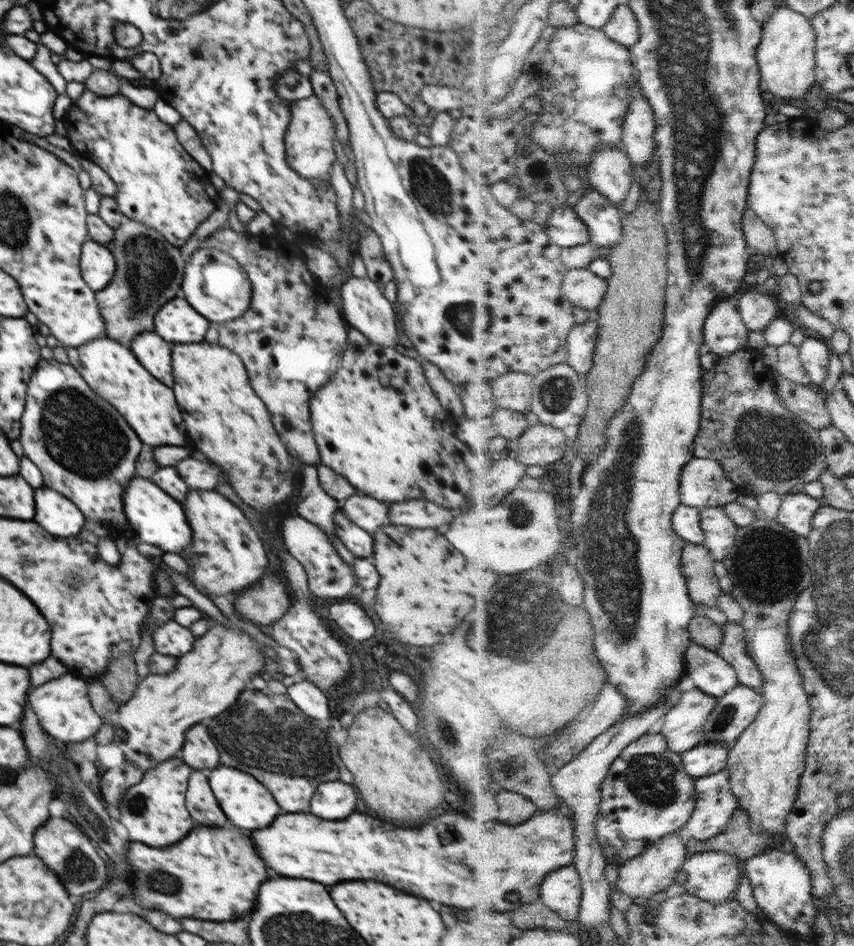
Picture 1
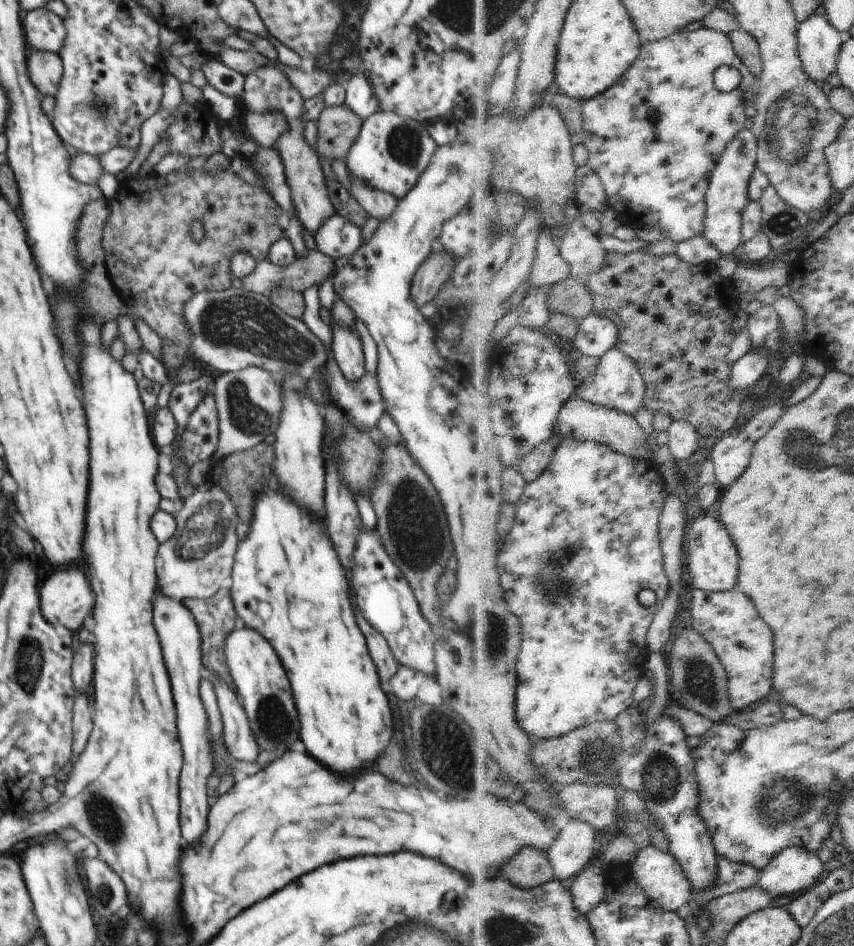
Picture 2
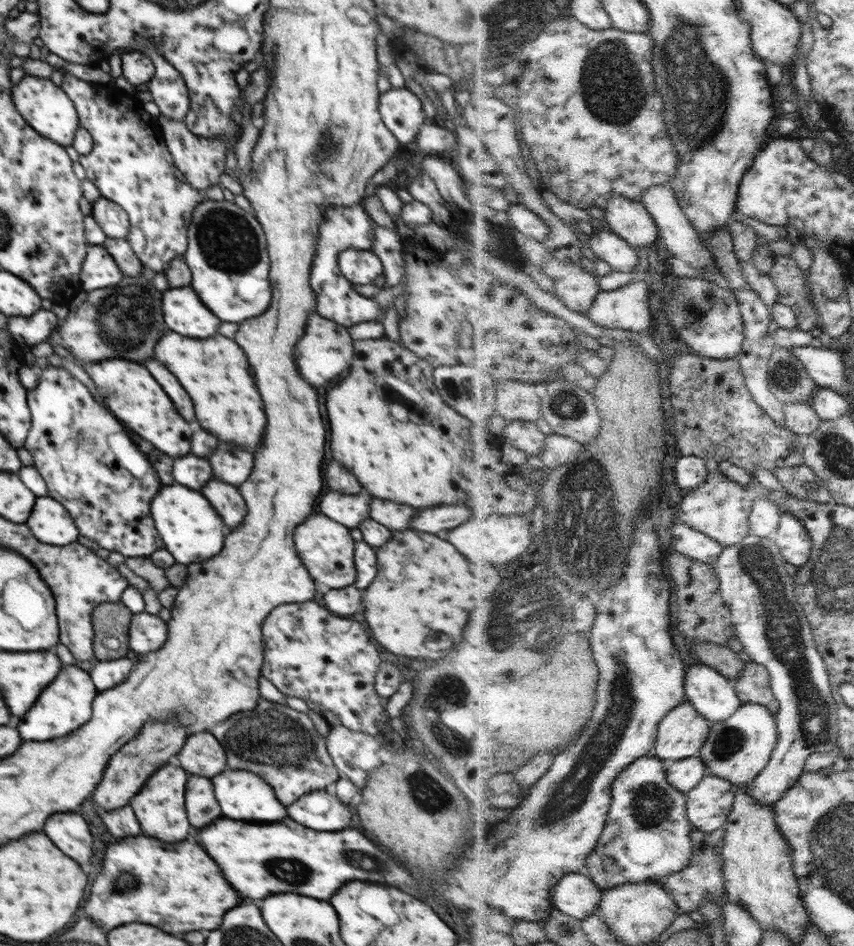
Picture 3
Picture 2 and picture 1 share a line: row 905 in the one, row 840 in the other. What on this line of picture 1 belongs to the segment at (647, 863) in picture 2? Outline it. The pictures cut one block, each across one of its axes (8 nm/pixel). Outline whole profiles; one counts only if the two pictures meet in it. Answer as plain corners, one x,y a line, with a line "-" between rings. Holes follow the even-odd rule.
676,831
650,845
644,853
621,867
620,880
615,886
620,887
622,891
634,898
641,896
651,899
656,893
666,891
668,887
676,883
676,876
685,868
688,854
690,854
690,848
688,848
684,836
680,834
680,831

